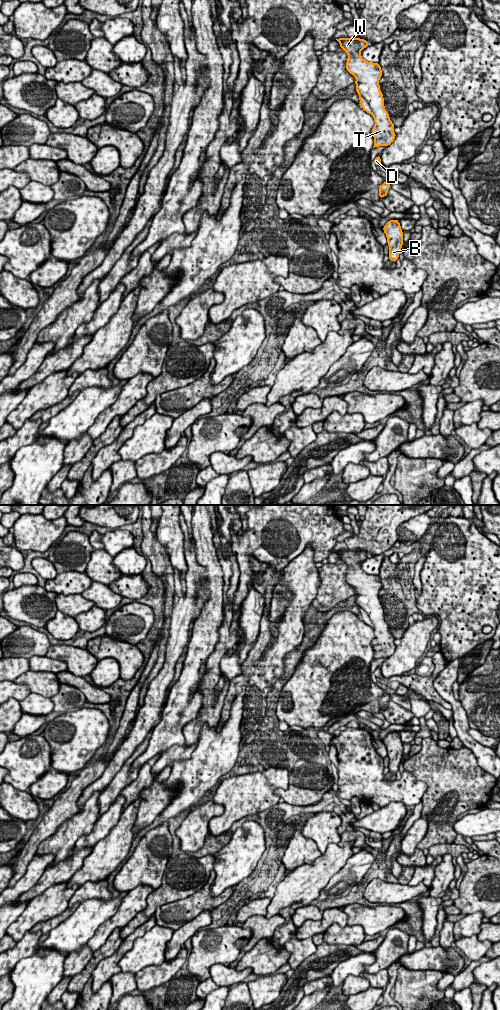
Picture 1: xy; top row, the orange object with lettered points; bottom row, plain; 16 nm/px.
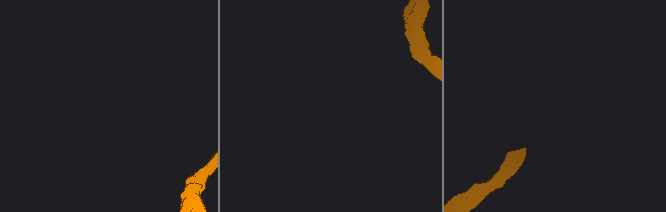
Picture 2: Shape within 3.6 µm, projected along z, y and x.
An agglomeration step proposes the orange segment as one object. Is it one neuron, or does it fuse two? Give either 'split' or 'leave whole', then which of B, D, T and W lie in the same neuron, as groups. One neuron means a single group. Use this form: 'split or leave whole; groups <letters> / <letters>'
leave whole; groups B D T W

